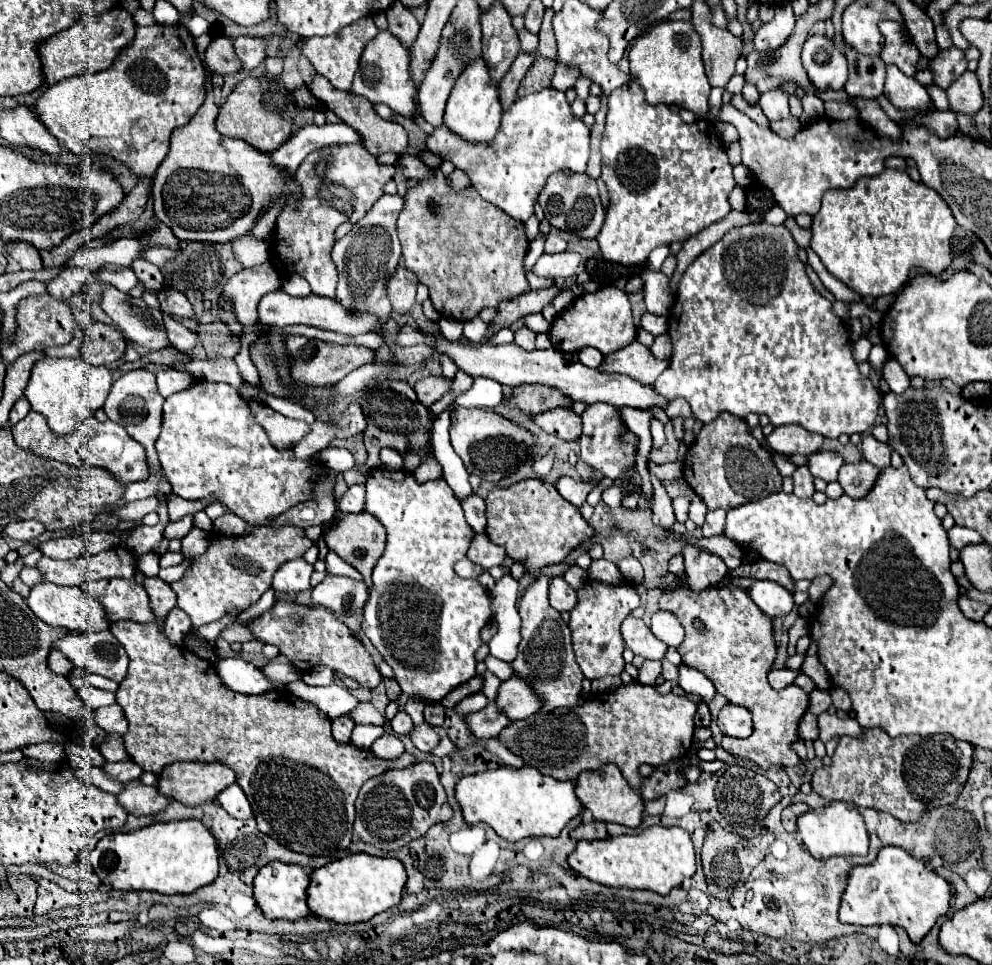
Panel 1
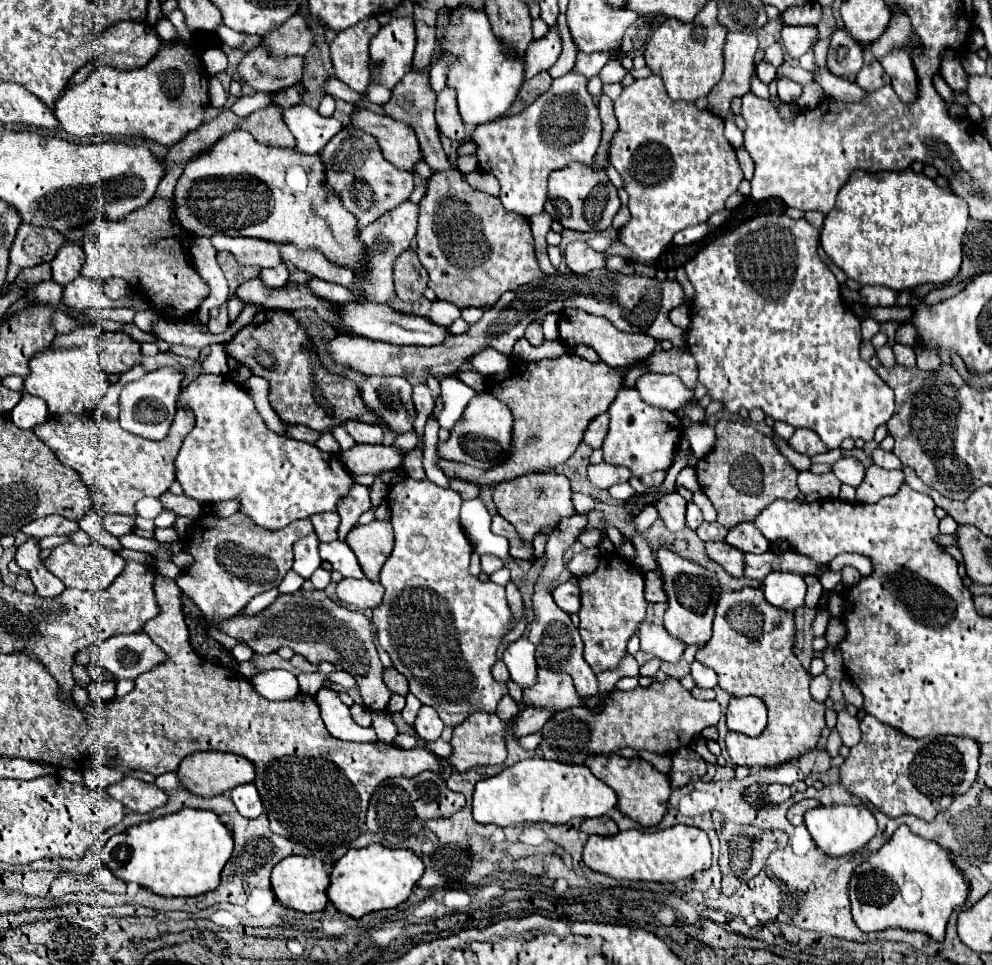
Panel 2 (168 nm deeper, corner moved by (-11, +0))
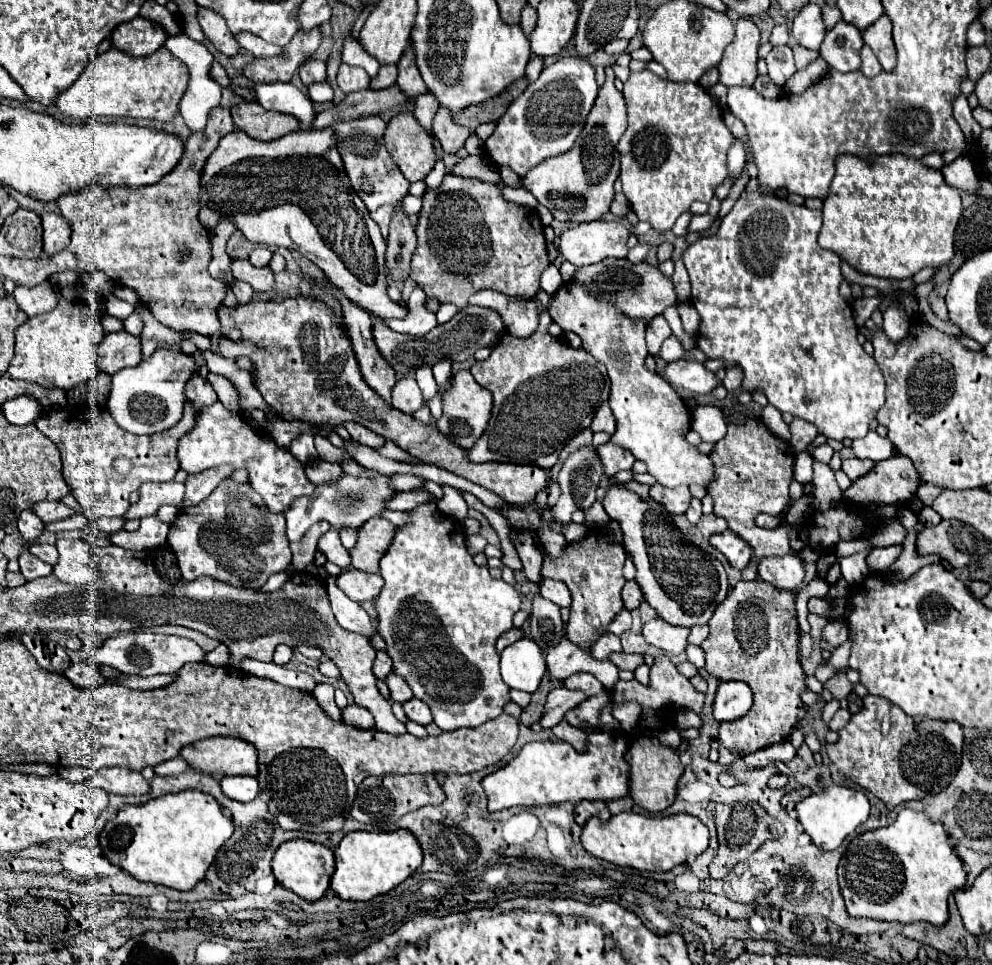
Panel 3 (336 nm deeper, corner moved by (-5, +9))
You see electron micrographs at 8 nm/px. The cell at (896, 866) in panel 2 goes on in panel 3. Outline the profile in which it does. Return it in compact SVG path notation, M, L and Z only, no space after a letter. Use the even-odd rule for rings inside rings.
M903 808L891 826L865 832L851 842L849 852L845 850L839 862L839 886L845 898L847 912L853 918L889 920L901 924L929 922L933 926L941 926L949 918L947 898L953 890L965 886L965 872L959 856L949 844L949 836L943 830L943 824L931 822L921 812Z

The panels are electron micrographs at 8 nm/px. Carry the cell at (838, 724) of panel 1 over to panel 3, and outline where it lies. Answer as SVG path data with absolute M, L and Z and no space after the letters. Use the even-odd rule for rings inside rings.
M839 708L839 710L835 712L835 716L833 716L833 720L829 722L829 728L831 728L833 732L839 732L843 726L847 726L849 718L851 718L851 712L849 712L849 710Z

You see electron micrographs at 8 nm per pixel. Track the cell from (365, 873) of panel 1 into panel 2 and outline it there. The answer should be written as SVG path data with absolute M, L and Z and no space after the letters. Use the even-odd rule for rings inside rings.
M371 843L363 849L349 849L331 871L331 885L327 891L329 901L351 917L363 917L379 909L391 909L403 903L415 881L423 875L423 861L411 849L389 849L379 843Z

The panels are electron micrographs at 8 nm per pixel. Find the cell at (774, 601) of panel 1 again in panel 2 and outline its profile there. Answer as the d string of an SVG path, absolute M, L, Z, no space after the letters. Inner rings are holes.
M773 571L763 581L763 593L769 603L785 611L795 611L805 605L805 581L801 573Z

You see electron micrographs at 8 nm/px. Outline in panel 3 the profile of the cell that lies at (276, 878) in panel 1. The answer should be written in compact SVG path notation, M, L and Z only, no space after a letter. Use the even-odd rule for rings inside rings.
M307 840L283 842L277 848L271 866L273 866L273 874L275 874L277 882L307 902L313 902L313 900L319 900L325 896L331 874L335 870L333 852L323 844L315 844L315 842L307 842Z

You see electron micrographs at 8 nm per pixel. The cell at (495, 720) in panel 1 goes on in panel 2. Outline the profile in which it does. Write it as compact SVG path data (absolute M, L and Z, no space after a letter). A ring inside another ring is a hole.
M527 707L517 723L509 723L509 729L517 735L517 737L523 737L523 735L529 735L529 733L539 733L543 729L543 723L547 723L547 719L551 719L553 711L547 711L547 709L539 709L539 707Z

